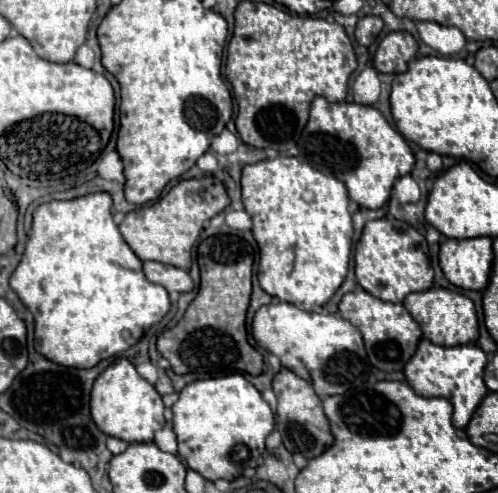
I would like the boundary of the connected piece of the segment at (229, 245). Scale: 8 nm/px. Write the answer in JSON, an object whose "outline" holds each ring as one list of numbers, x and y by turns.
{"outline":[[210,236,200,242,198,246,198,266,200,266,200,290,196,298,190,302,184,318,178,322,176,328,166,330,158,336,158,352,170,362,176,374,206,374,206,376,226,376,234,372,246,374,260,374,264,360,258,350,248,344,246,334,246,310,252,292,252,264,254,264,254,250,252,246,238,238,238,236]]}

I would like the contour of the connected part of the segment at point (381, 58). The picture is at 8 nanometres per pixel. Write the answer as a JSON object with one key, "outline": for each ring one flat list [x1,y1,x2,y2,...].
{"outline":[[390,32,380,40,372,66,378,72,386,70,386,74,400,74,408,68,408,62,416,56,416,52,418,44,410,32]]}

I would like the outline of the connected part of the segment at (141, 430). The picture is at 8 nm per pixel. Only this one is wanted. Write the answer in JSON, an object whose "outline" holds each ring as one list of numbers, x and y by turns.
{"outline":[[116,358,96,380,90,394,90,414,96,426,114,438,128,444,152,442,154,432,164,426,164,404,156,388,146,382,126,358]]}

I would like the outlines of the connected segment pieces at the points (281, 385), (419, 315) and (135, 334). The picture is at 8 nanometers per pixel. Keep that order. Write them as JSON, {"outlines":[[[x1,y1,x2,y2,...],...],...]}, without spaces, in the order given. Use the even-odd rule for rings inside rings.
{"outlines":[[[282,368,272,382,274,394,278,398,278,406,276,406,276,414,278,414,278,422,276,422,276,430,282,434,282,442,290,452,300,452,304,458,316,458,320,456,328,446,332,446,334,438,328,426,328,418,322,410,322,402,316,396,314,388,310,382,302,380,300,376,296,376,292,370]],[[434,286,430,290,424,292,414,292,408,294,402,302,410,316,420,324,422,328,422,336,432,340,432,344,440,344,440,346,458,346,458,344,472,344,478,338,478,318,476,318,476,310,474,304,468,296]],[[106,192,40,204,34,210,32,234,18,268,10,276,10,286,34,316,36,352,68,368,92,368,100,360,128,350,170,310,166,288,152,284,144,276,140,258,130,250,114,224,112,198]]]}

